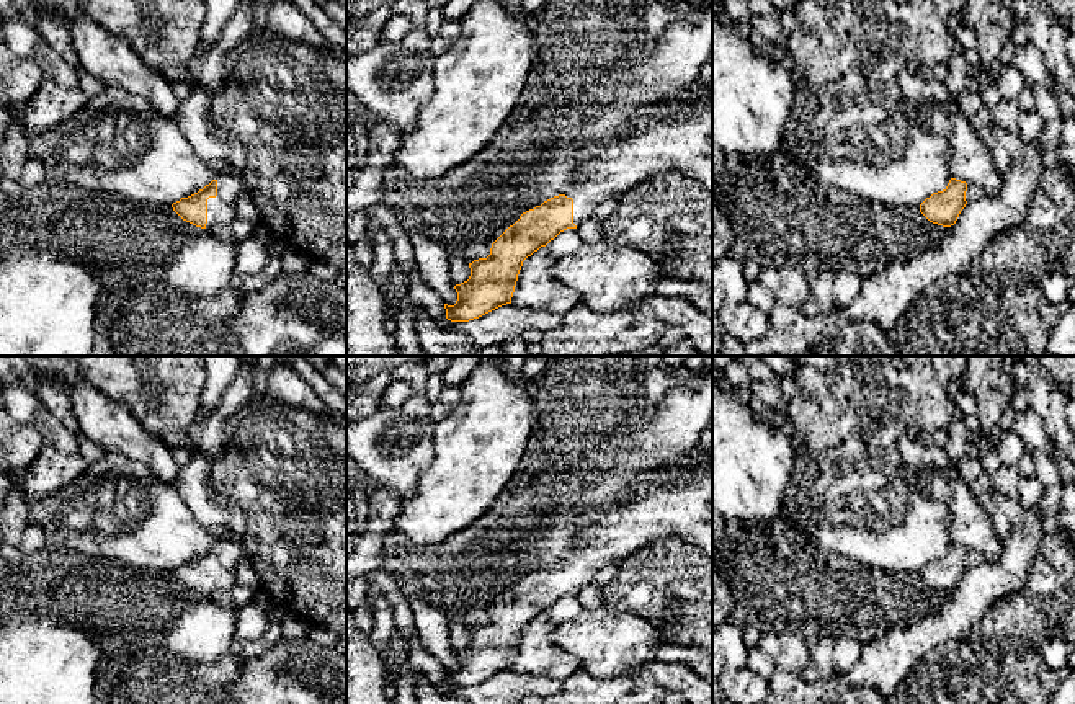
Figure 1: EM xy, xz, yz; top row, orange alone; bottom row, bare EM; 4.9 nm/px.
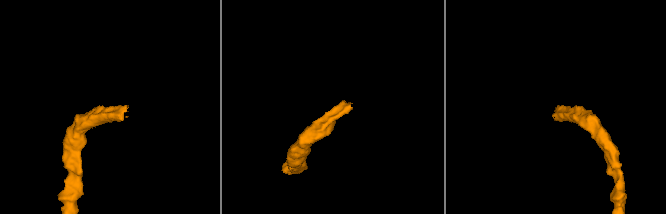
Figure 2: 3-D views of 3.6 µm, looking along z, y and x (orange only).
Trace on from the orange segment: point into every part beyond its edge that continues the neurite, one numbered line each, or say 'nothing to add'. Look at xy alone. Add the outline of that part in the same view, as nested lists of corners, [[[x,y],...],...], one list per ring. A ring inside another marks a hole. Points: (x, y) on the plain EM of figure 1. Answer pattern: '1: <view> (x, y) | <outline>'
1: xy (221, 575) | [[[221,541],[217,542],[217,562],[207,565],[207,590],[206,593],[216,590],[229,591],[235,583],[235,568],[247,557],[242,542],[237,541]]]

